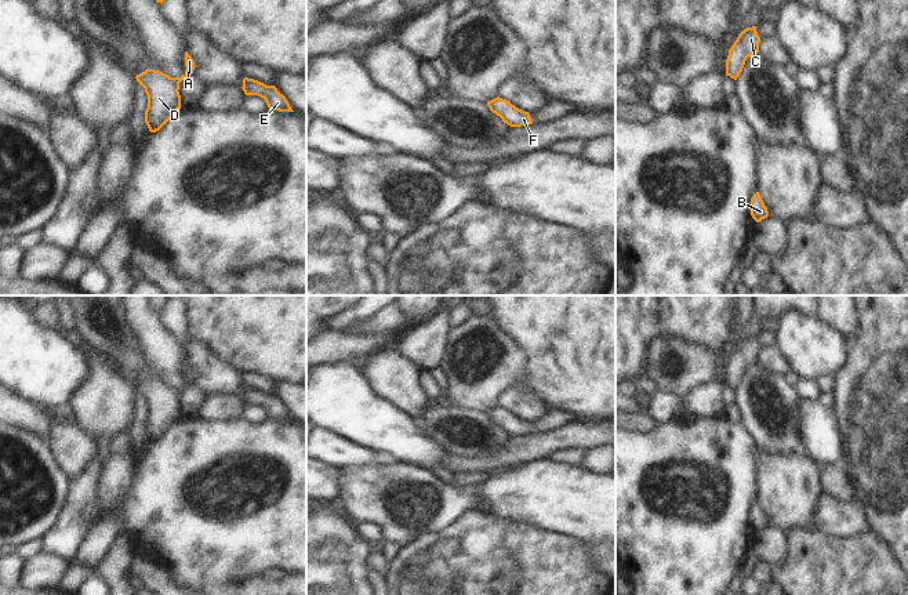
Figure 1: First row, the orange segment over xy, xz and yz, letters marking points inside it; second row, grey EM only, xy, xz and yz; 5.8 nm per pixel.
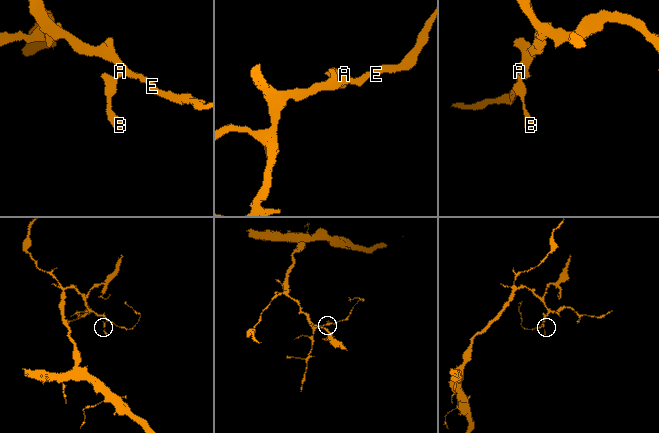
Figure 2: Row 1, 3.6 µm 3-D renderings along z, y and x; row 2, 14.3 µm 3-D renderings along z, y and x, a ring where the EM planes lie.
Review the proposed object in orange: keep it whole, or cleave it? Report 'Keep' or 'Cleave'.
Keep

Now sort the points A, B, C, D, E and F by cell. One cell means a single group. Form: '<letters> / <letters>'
A B C D E F

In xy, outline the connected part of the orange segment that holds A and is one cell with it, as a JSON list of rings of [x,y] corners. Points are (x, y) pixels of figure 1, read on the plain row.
[[[188,360],[185,362],[185,375],[186,380],[181,387],[170,387],[155,378],[146,378],[135,385],[148,404],[145,432],[150,442],[159,440],[181,418],[179,392],[195,380],[195,371]]]

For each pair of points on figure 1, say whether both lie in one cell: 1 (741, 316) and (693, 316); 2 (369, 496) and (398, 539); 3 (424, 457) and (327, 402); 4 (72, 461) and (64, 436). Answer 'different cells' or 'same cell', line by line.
1: different cells
2: same cell
3: same cell
4: same cell

